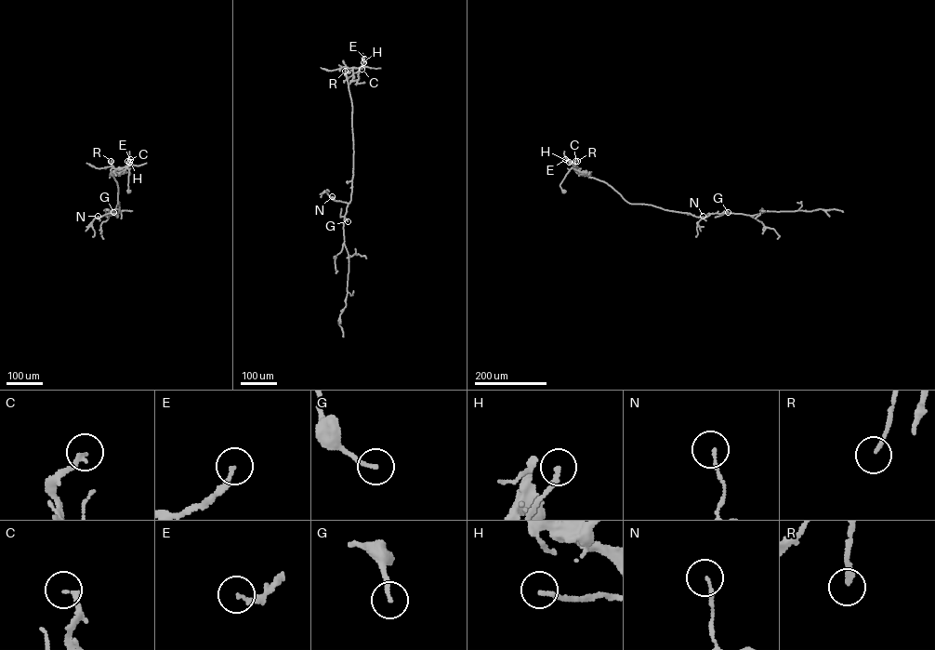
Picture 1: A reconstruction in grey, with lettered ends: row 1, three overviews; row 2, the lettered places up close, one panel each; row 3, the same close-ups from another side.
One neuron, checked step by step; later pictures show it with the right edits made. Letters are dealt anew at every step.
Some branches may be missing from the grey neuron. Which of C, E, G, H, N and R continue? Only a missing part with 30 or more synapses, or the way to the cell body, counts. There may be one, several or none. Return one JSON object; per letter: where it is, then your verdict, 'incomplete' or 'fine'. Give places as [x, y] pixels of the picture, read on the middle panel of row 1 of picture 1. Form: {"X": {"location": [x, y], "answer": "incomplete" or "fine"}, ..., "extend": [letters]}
{"C": {"location": [362, 69], "answer": "incomplete"}, "E": {"location": [364, 59], "answer": "incomplete"}, "G": {"location": [348, 221], "answer": "fine"}, "H": {"location": [363, 62], "answer": "incomplete"}, "N": {"location": [332, 196], "answer": "fine"}, "R": {"location": [345, 71], "answer": "fine"}, "extend": ["C", "E", "H"]}

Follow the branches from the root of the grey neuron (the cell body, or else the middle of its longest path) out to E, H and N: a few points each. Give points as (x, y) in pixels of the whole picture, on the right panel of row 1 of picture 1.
E: (563, 191), (560, 184), (573, 166), (565, 159)
H: (563, 191), (560, 184), (573, 166), (569, 162)
N: (563, 191), (560, 184), (573, 166), (578, 174), (605, 182), (629, 203), (698, 217), (709, 214), (703, 216)

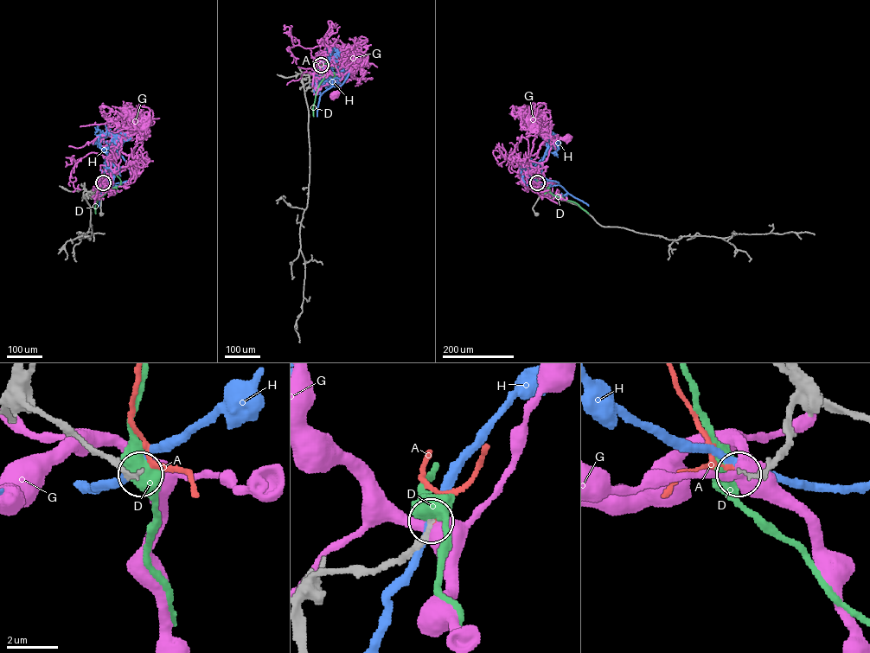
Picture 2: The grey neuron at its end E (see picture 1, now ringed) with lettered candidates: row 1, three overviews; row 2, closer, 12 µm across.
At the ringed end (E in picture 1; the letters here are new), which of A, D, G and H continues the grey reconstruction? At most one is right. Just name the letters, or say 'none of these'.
A

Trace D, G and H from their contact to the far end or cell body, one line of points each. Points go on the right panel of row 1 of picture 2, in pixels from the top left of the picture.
D: (537, 182), (553, 195), (576, 203), (588, 214)
G: (537, 182), (531, 182), (529, 164), (536, 157), (540, 145), (547, 137), (566, 138)
H: (538, 182), (545, 187), (559, 183), (543, 175), (545, 153), (536, 163), (538, 171), (522, 176), (527, 185)

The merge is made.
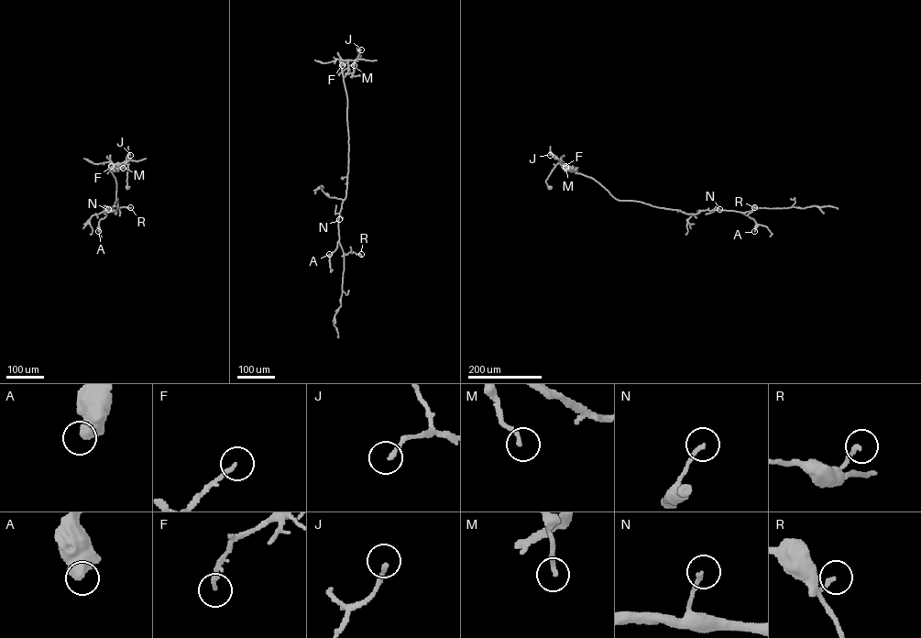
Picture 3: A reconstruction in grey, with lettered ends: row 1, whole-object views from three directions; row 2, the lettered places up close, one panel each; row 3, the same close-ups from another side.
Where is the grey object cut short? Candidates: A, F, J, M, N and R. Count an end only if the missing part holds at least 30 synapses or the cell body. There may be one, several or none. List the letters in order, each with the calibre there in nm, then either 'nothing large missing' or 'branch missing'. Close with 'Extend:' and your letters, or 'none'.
A: calibre 600 nm; nothing large missing
F: calibre 190 nm; nothing large missing
J: calibre 180 nm; branch missing
M: calibre 180 nm; nothing large missing
N: calibre 170 nm; nothing large missing
R: calibre 180 nm; nothing large missing
Extend: J

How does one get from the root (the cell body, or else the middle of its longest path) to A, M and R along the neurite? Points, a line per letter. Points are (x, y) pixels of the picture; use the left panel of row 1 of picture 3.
A: (127, 187), (126, 163), (110, 163), (116, 181), (117, 207), (115, 214), (107, 210), (98, 223), (98, 231)
M: (127, 187), (126, 162), (123, 168)
R: (127, 187), (126, 163), (110, 163), (117, 205), (115, 214), (108, 212), (115, 205), (130, 207)

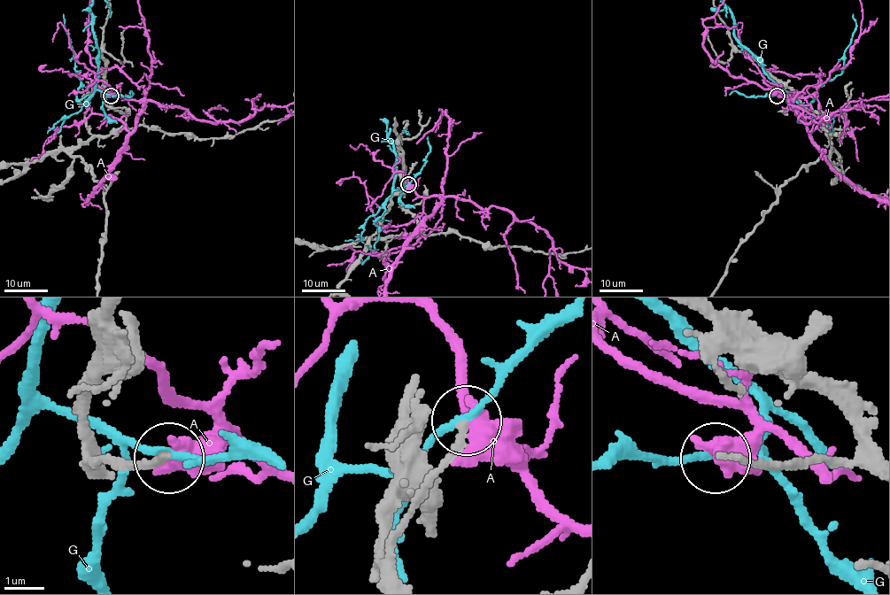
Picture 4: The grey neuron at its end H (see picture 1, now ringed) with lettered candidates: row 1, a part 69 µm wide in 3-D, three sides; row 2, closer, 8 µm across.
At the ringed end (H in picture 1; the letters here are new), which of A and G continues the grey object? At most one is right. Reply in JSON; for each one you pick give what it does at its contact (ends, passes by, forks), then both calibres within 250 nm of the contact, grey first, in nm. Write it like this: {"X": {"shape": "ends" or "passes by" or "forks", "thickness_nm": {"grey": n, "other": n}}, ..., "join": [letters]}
{"join": []}

